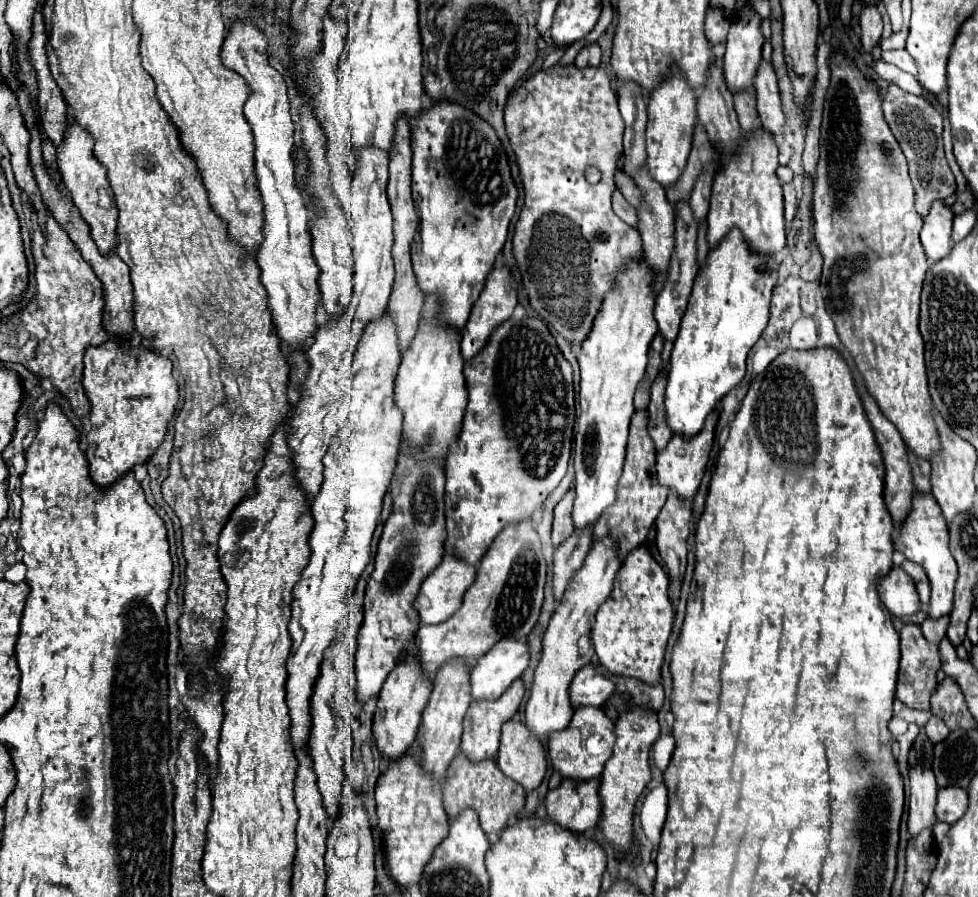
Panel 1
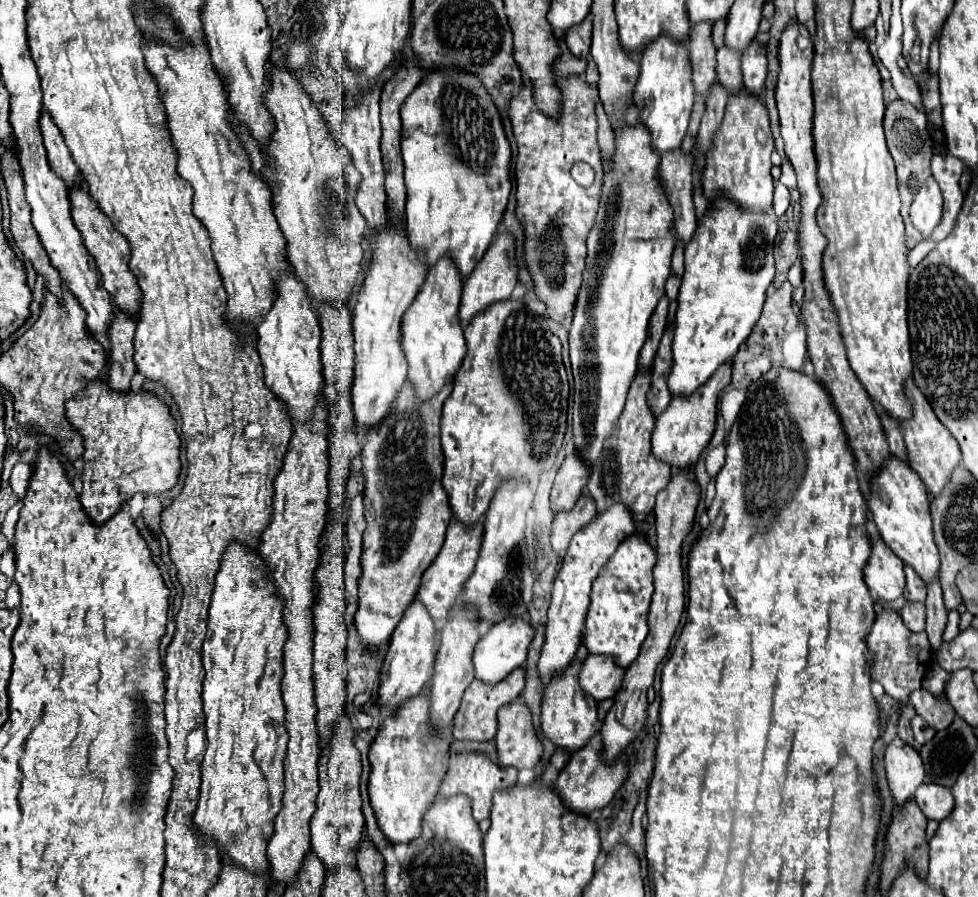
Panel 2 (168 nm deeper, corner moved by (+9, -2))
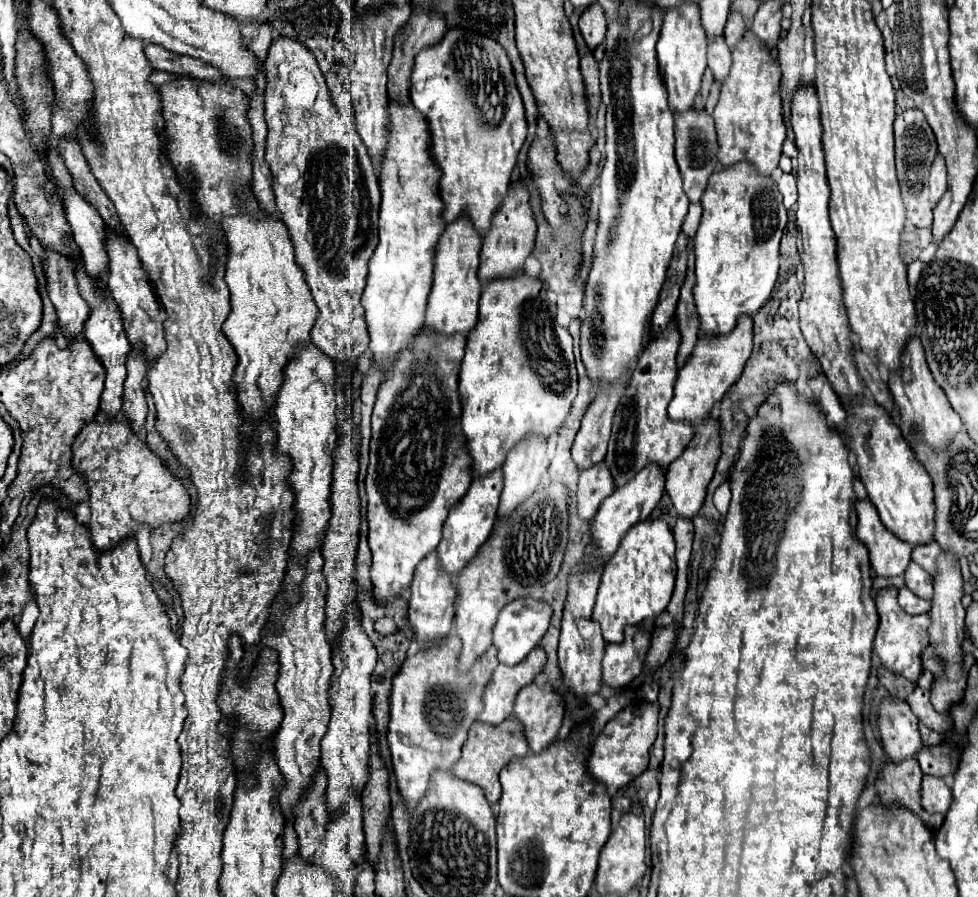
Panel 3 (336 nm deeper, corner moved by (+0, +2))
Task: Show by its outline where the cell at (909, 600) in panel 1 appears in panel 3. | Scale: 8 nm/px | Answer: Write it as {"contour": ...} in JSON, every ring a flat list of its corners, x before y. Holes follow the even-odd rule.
{"contour":[[858,500,856,512,856,536,862,544,866,544,874,572,880,576,904,574,910,562,912,546,904,544,904,540,896,540,896,536,892,536,892,532,888,532,884,524,880,524,880,516,876,508,872,508,870,500]]}

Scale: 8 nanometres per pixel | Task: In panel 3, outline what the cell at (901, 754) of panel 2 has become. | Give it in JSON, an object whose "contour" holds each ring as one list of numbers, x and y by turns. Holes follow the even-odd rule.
{"contour":[[886,696,878,708,878,730,886,754,900,762,904,758,916,758,924,748,918,732,918,718,910,710,906,700]]}

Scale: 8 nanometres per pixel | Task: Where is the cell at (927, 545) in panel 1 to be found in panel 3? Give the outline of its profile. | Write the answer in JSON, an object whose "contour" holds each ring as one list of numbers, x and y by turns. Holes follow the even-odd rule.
{"contour":[[866,394,862,398,852,398,846,408,846,428,852,438,850,448,858,460,860,480,866,486,868,498,878,508,884,526,912,546,928,544,934,536,932,478,916,460,916,454,892,416]]}

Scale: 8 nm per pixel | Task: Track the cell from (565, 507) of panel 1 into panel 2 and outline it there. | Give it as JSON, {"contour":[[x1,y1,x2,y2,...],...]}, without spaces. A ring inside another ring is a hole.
{"contour":[[571,454,565,458,563,466,557,472,553,490,551,490,551,510,553,514,567,512,575,506,581,490,585,488,589,478,589,468,579,460,579,456]]}

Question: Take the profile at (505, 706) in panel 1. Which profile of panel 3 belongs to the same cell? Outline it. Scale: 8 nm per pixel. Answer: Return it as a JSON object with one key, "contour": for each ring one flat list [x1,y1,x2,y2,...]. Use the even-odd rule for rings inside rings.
{"contour":[[536,646,516,666,500,664,494,670,484,690,484,712,478,716,478,722,500,724,506,718,510,718,514,710,516,694,520,692,520,688,532,682,538,672,542,672,544,664,546,664,546,652,540,646]]}

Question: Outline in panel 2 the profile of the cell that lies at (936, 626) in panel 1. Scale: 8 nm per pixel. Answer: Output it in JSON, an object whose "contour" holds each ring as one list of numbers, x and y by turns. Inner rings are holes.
{"contour":[[907,602,901,610,901,618,905,622,905,626,919,634,925,630,925,622,927,622,927,612,925,612,925,604,923,602]]}

